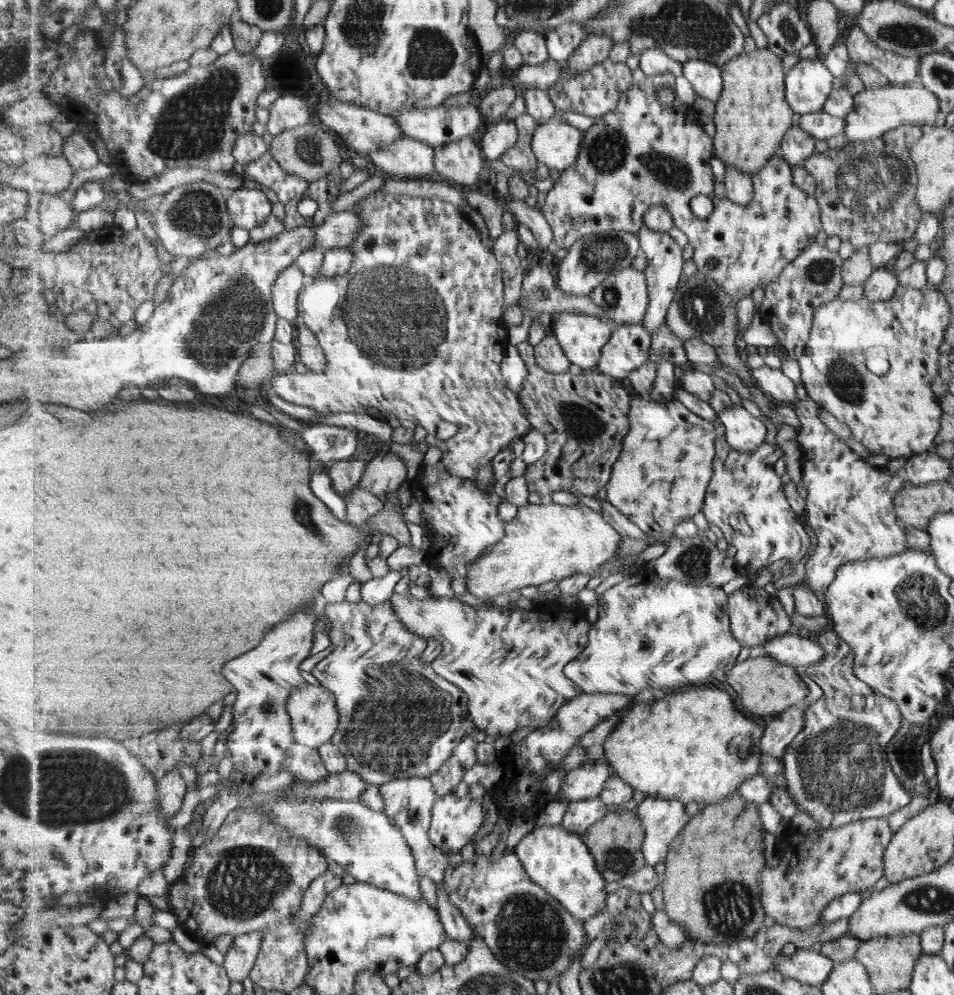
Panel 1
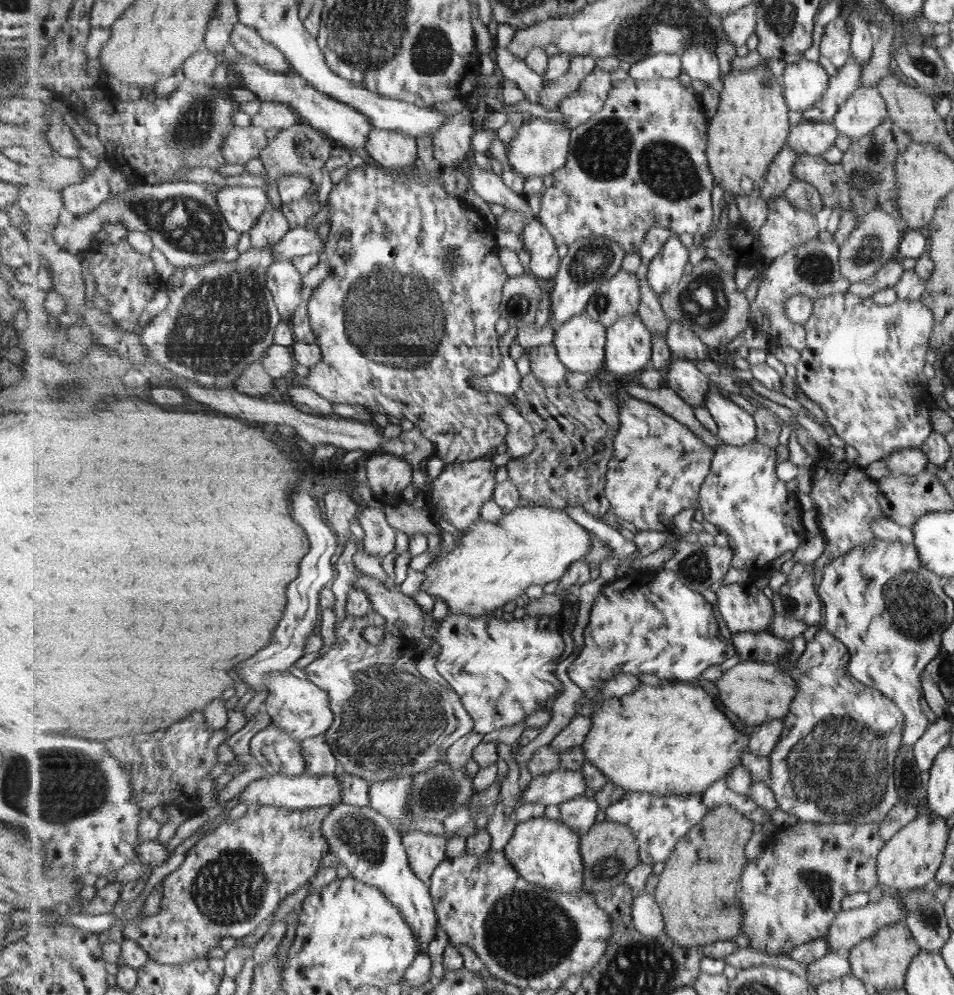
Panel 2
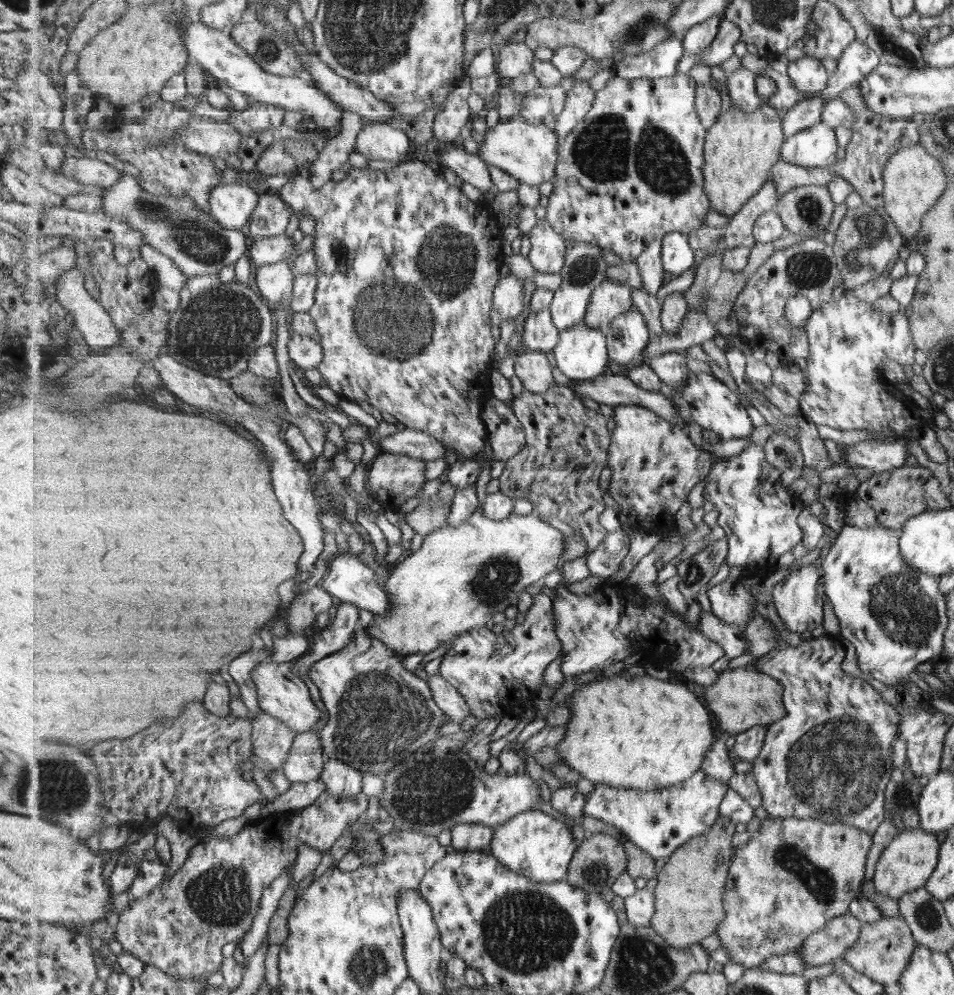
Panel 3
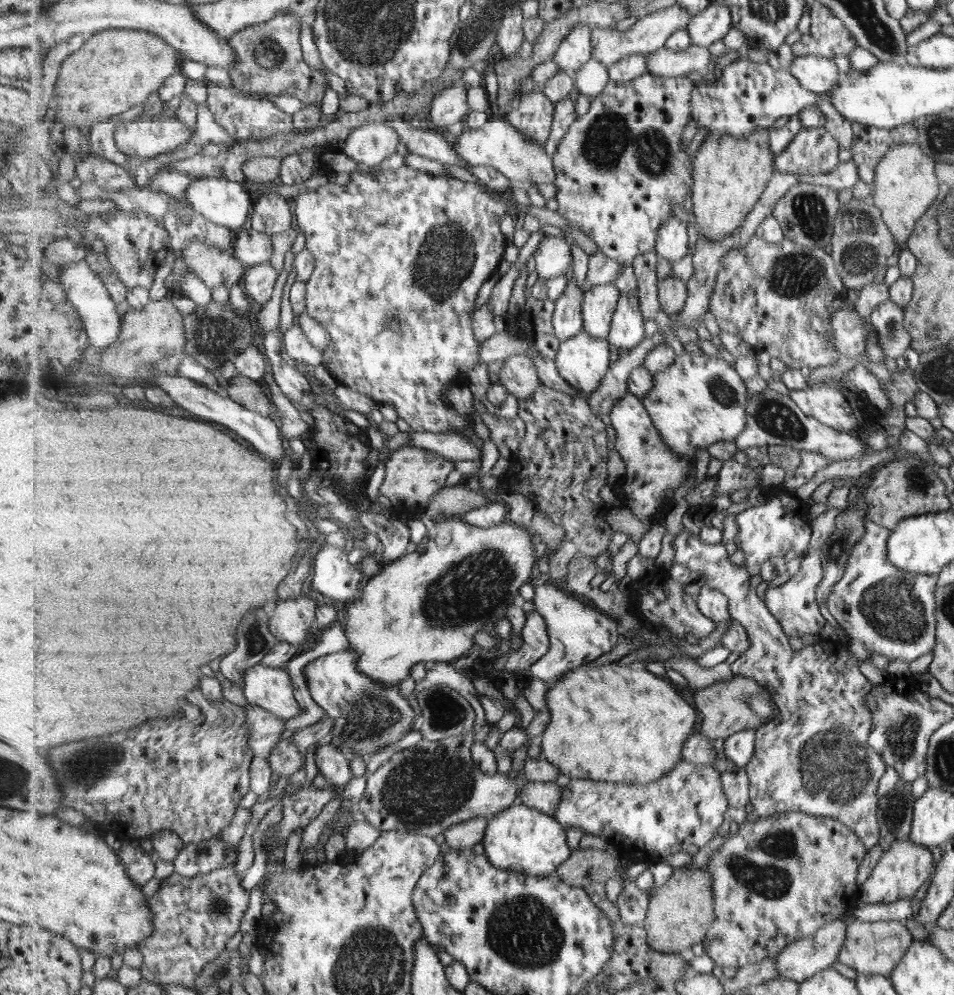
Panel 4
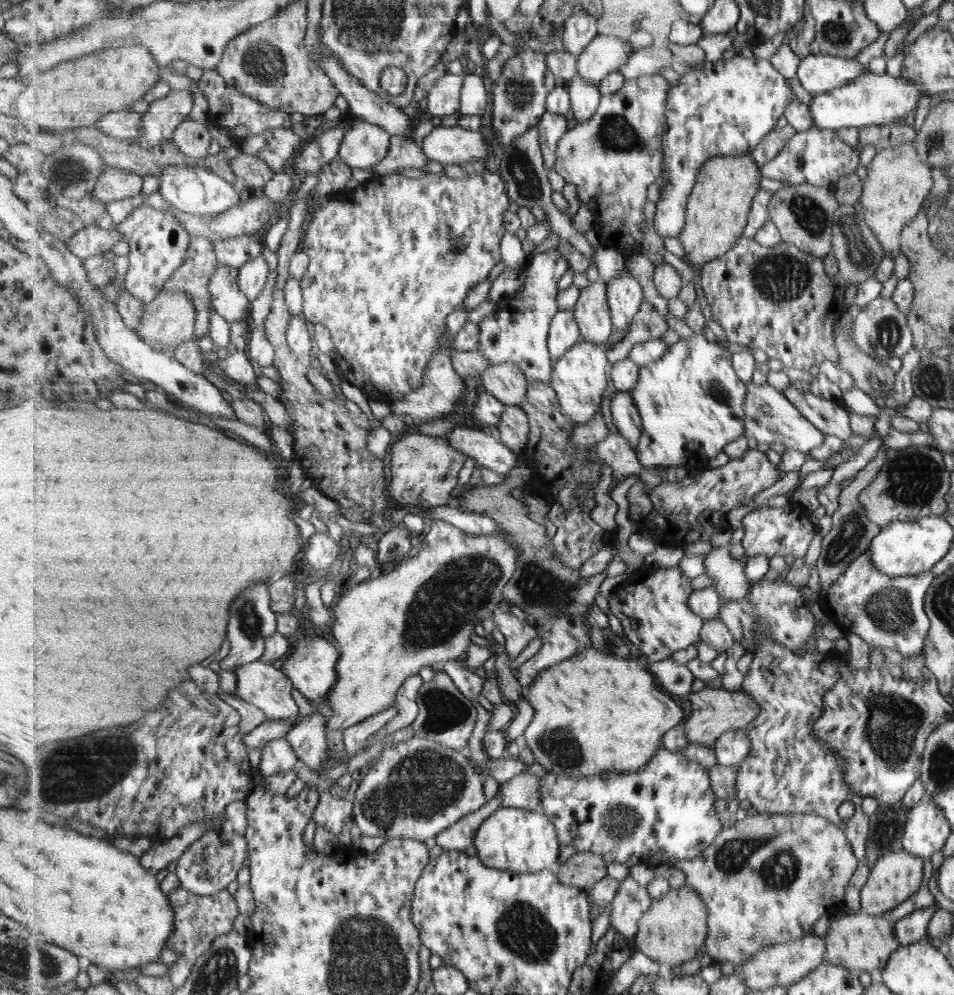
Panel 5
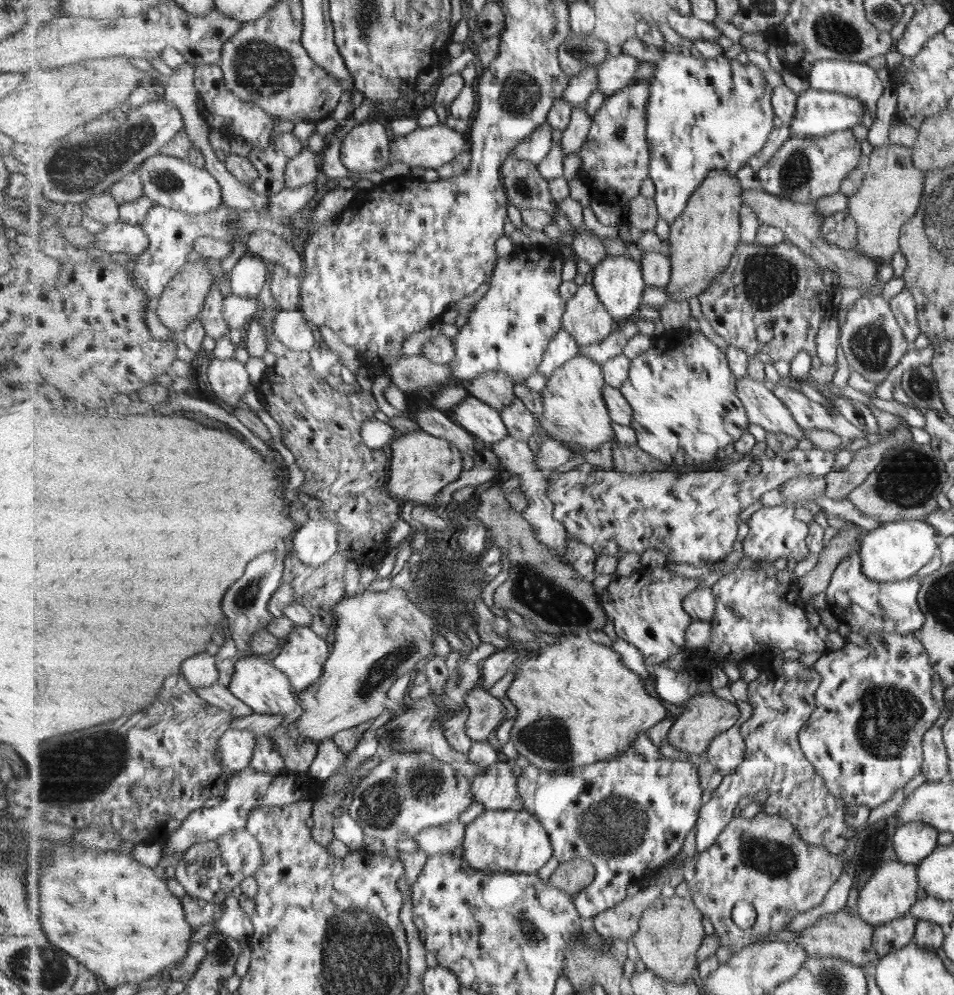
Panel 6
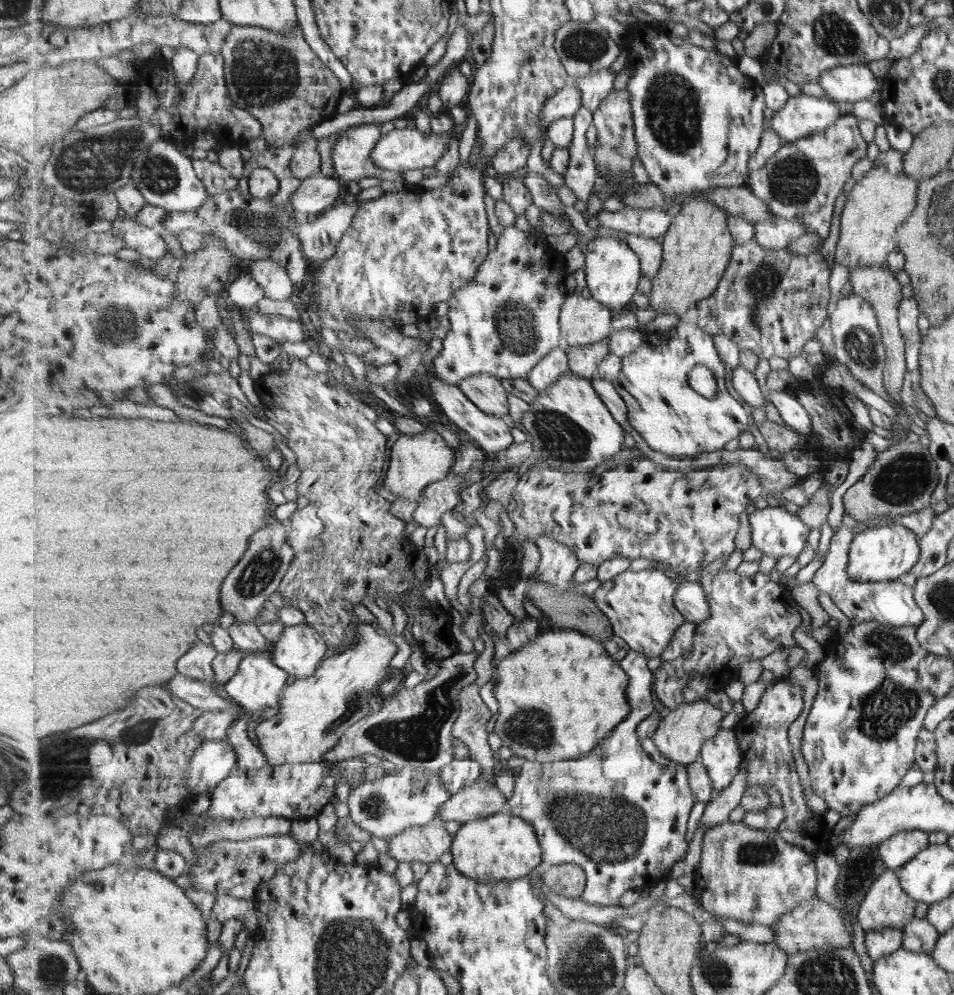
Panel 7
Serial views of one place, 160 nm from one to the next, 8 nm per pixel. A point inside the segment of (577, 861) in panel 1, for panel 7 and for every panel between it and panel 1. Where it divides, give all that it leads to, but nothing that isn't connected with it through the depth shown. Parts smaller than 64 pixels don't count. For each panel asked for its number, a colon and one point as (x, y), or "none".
2: (547, 852)
3: (536, 845)
4: (522, 839)
5: (521, 841)
6: (511, 841)
7: (502, 847)

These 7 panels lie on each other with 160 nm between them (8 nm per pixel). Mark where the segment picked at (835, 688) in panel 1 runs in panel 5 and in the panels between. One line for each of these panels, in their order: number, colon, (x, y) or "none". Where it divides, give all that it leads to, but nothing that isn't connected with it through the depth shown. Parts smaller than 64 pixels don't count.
2: (834, 765)
3: (830, 758)
4: (815, 758)
5: (789, 770)

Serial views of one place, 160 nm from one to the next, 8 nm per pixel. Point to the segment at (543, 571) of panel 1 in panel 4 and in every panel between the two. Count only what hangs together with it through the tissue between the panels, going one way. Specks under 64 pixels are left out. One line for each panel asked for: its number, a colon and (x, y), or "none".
2: (493, 563)
3: (453, 584)
4: (429, 604)

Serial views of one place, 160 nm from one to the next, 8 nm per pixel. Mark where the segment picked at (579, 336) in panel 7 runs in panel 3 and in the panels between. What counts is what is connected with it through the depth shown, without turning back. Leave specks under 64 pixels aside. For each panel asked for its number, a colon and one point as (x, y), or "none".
3: (610, 299)
4: (600, 303)
5: (592, 311)
6: (587, 320)

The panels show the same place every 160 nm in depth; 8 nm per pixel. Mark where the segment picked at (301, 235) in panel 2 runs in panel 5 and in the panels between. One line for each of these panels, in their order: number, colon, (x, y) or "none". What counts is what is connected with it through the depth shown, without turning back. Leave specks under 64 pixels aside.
3: (270, 250)
4: (252, 247)
5: (236, 251)

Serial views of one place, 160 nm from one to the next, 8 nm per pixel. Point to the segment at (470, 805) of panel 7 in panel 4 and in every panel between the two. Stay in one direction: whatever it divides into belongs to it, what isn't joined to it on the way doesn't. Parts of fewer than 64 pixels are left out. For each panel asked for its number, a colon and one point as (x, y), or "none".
4: (544, 796)
5: (522, 791)
6: (498, 789)

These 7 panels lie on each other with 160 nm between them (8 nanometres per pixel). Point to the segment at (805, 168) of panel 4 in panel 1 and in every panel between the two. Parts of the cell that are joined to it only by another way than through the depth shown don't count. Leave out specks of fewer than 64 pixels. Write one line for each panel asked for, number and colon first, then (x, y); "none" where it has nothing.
1: (823, 126)
2: (809, 137)
3: (816, 146)

